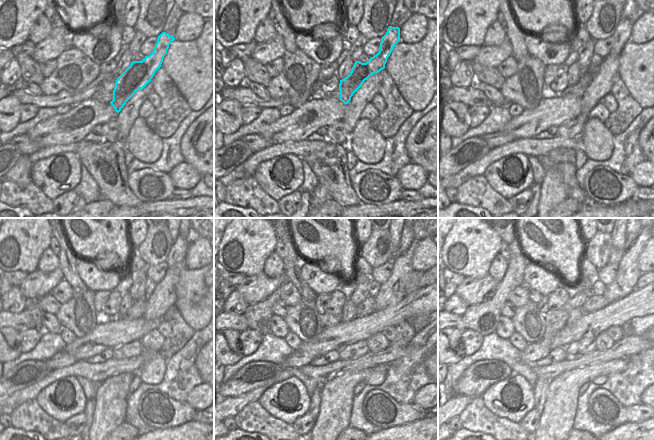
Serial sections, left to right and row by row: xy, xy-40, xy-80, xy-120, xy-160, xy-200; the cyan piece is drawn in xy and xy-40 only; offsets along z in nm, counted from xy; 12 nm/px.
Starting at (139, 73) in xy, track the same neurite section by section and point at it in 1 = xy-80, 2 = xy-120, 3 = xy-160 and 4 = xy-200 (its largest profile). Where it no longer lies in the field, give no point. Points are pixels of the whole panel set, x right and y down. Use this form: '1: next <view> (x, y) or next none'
1: next xy-80 (622, 35)
2: next xy-120 (179, 248)
3: next xy-160 (406, 239)
4: next xy-200 (629, 238)

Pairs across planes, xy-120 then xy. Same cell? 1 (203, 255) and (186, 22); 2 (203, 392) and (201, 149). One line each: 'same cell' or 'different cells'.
1: same cell
2: different cells

